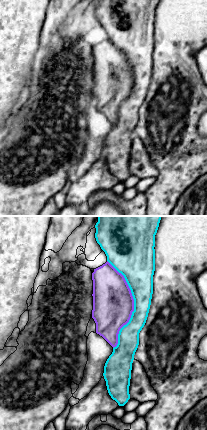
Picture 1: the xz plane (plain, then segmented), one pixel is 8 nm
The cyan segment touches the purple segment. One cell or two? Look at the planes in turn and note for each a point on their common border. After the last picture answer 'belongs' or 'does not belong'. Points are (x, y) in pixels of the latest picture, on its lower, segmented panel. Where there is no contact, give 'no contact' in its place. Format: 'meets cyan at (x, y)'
meets cyan at (134, 304)

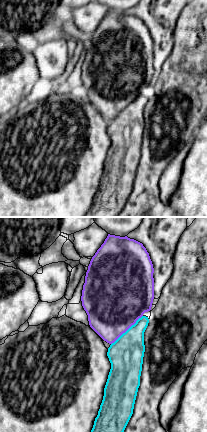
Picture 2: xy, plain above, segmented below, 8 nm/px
meets cyan at (127, 330)

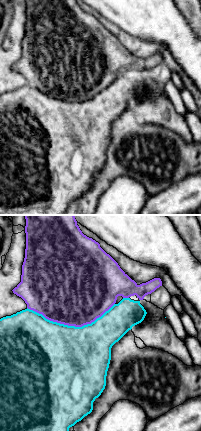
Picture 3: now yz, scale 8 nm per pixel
meets cyan at (70, 326)

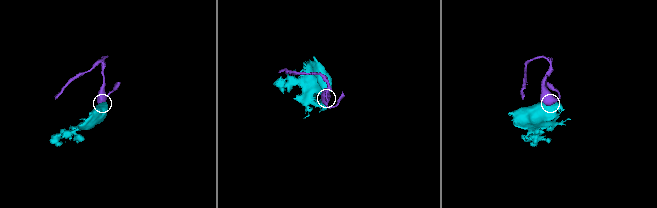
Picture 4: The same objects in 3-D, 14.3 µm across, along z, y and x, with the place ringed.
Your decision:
belongs

